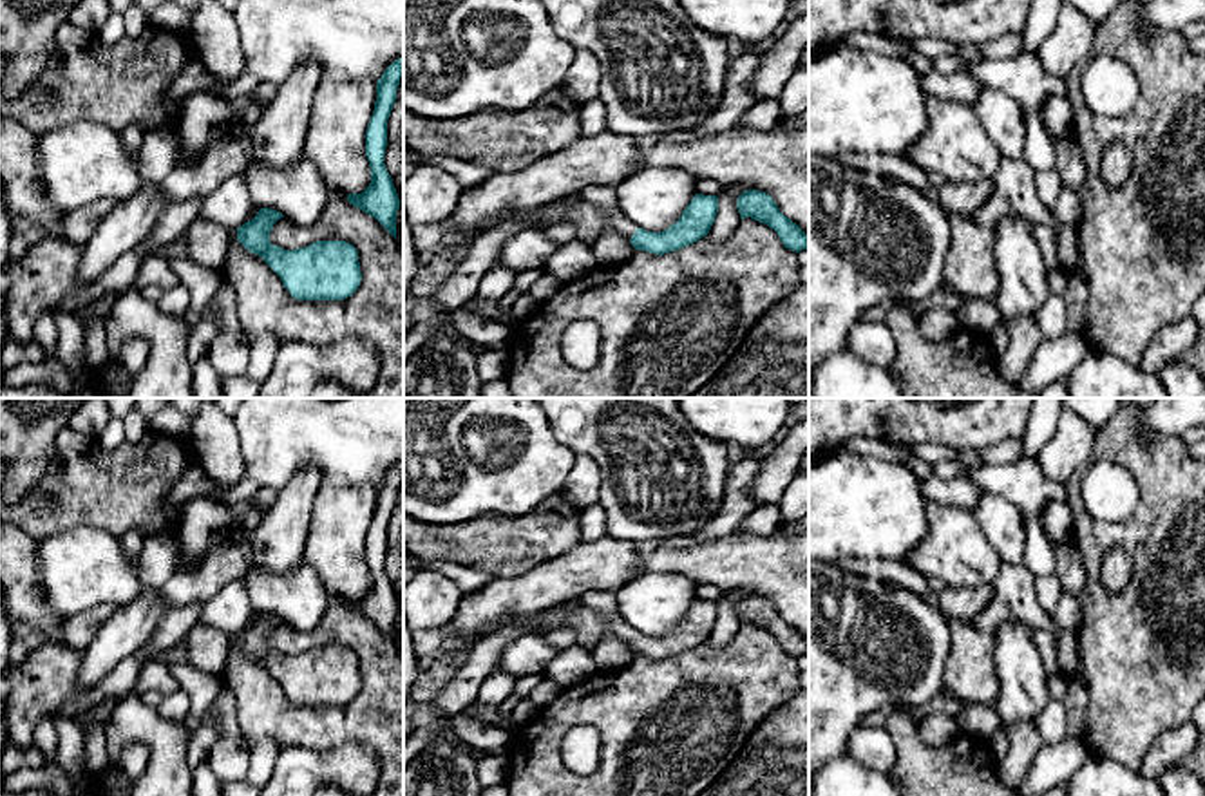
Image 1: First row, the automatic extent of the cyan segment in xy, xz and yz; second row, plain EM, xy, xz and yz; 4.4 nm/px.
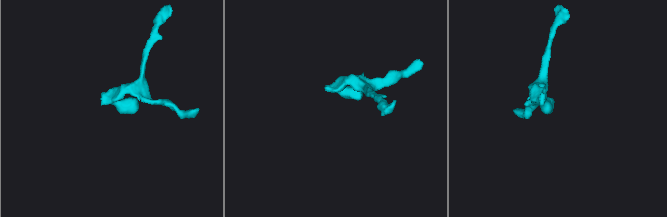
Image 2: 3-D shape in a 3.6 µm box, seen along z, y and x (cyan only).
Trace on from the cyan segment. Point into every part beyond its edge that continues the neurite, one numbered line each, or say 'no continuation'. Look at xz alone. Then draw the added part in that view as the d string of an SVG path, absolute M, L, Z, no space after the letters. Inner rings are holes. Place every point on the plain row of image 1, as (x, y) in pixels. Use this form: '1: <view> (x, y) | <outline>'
1: xz (587, 626) | M586 606L575 608L561 626L572 631L574 644L590 651L593 651L606 635L615 635L630 646L639 633L621 617L602 617Z

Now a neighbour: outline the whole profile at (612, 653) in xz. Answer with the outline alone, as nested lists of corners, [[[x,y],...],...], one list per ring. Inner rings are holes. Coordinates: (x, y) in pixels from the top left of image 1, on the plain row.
[[[615,635],[602,637],[592,653],[597,669],[604,673],[624,668],[635,657],[631,648]]]

